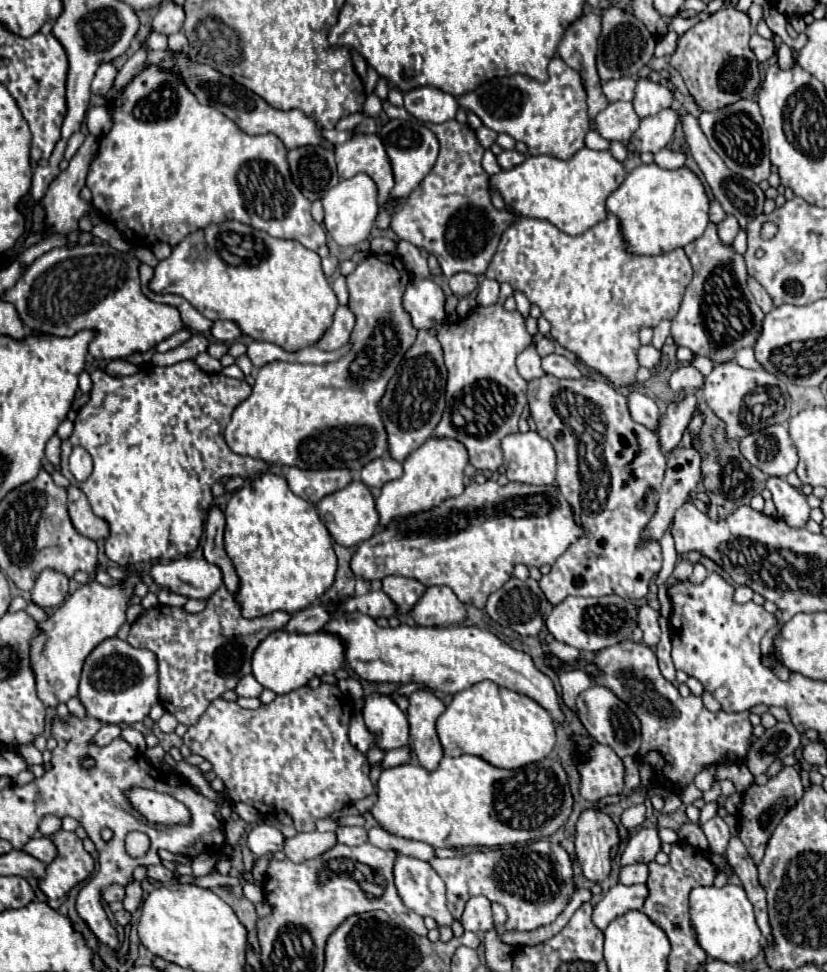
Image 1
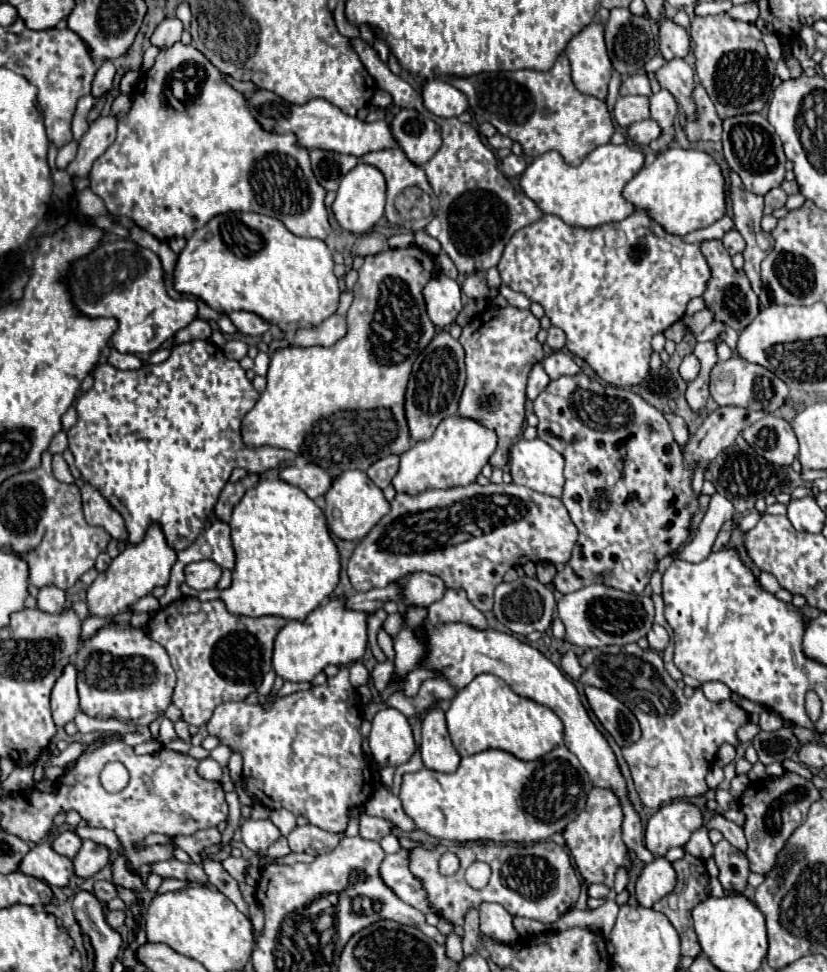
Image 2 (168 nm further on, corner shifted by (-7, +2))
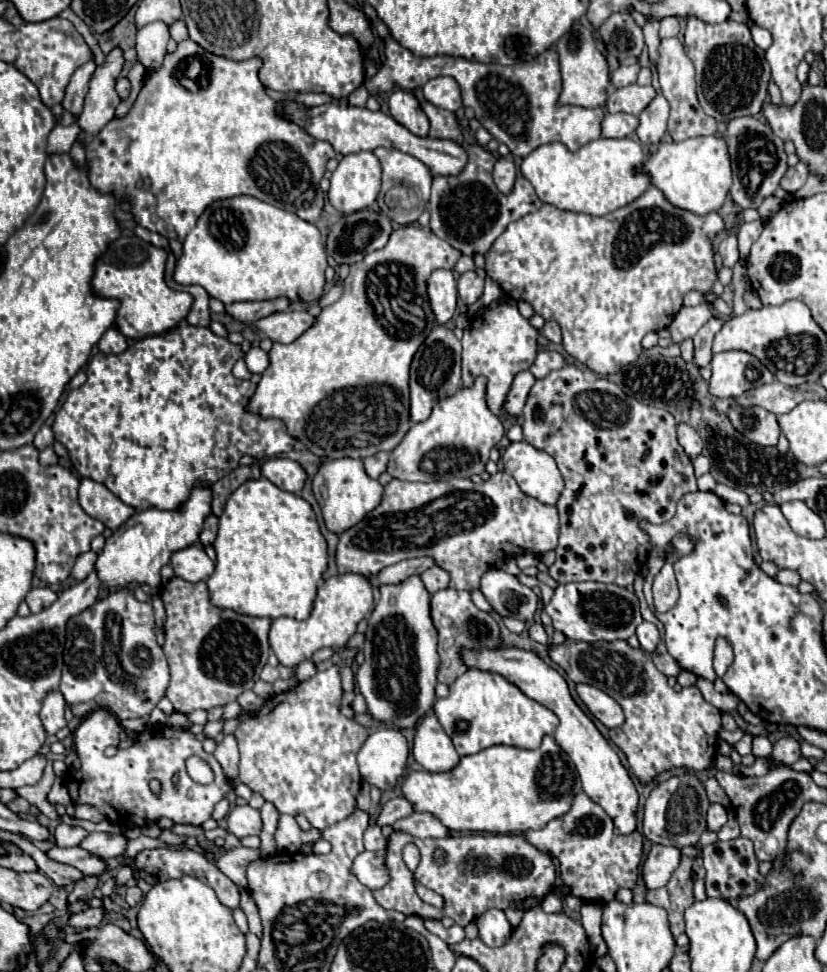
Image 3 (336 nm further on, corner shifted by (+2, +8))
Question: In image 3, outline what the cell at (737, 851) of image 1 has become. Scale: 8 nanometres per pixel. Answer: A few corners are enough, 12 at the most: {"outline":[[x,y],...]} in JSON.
{"outline":[[720,803],[708,809],[708,829],[718,831],[726,823]]}

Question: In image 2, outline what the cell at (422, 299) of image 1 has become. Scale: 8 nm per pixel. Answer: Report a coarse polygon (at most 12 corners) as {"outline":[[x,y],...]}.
{"outline":[[445,275],[425,285],[427,315],[449,327],[463,307],[459,283]]}

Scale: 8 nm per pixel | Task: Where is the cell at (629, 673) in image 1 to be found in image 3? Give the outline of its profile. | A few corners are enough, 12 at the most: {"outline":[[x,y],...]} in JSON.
{"outline":[[626,641],[548,655],[620,703],[610,739],[642,783],[712,763],[722,713]]}

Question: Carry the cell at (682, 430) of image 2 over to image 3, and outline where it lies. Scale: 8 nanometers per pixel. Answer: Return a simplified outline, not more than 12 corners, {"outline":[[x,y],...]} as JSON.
{"outline":[[678,425],[680,445],[690,459],[702,453],[702,439],[690,425]]}

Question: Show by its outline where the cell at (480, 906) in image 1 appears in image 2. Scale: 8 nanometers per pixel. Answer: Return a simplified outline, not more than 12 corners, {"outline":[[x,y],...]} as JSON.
{"outline":[[481,903],[481,933],[511,945],[513,917],[499,903]]}

